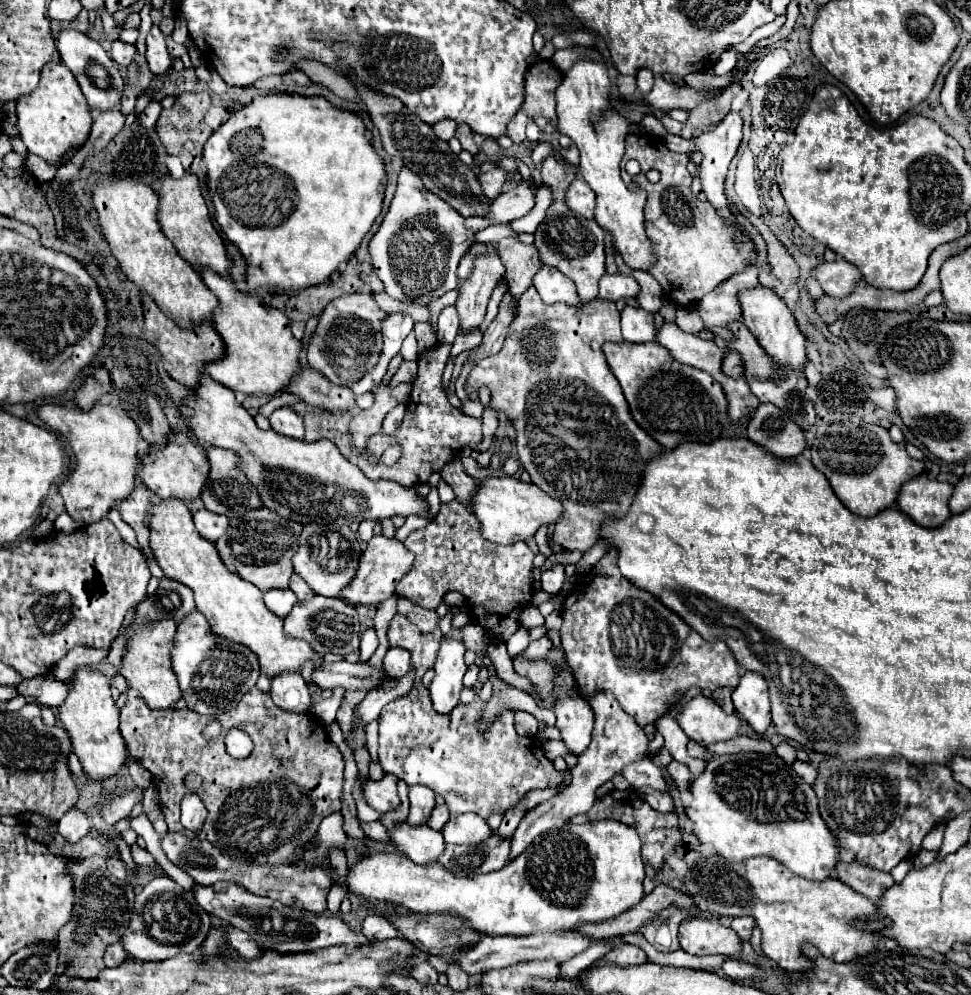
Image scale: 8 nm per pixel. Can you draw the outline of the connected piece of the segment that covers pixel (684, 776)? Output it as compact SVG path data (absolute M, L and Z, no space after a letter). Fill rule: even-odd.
M673 760L673 762L667 766L667 772L669 772L669 776L673 778L675 786L677 786L681 792L687 792L687 782L689 782L689 776L691 776L689 768L687 768L685 764Z

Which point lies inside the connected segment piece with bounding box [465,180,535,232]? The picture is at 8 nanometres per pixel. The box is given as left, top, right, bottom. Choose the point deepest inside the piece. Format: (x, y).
(517, 201)

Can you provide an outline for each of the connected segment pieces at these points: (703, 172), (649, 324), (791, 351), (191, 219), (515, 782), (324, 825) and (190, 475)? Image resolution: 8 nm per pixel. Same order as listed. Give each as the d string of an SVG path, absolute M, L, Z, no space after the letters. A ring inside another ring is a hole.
M729 112L725 116L725 120L721 124L717 124L715 128L711 130L705 130L701 132L699 136L695 138L681 138L681 136L671 136L667 134L665 136L665 144L669 150L673 152L681 152L681 154L691 154L691 152L701 152L703 154L703 160L699 164L699 178L701 178L701 184L703 184L703 192L707 194L707 200L713 204L713 208L719 212L719 216L723 218L725 224L731 224L733 222L733 214L729 210L729 204L727 204L727 196L725 196L725 178L727 178L727 170L729 170L729 164L739 148L739 142L741 142L741 114L735 114L735 112Z
M625 306L621 312L621 332L627 342L653 342L657 334L653 314L643 308Z
M757 284L755 288L747 288L741 290L739 296L739 306L741 306L741 316L743 316L743 324L757 336L757 340L761 342L763 350L777 362L781 364L791 364L797 368L803 368L805 360L807 360L807 340L805 336L799 332L793 314L787 310L785 302L771 290L765 288L761 284Z
M185 172L181 178L173 178L167 174L161 178L161 190L157 194L159 194L157 220L159 220L161 232L173 242L179 256L185 258L195 268L207 266L211 270L217 270L219 274L227 272L231 268L231 260L227 258L223 240L219 238L217 230L209 220L209 210L201 194L197 176L193 172Z
M397 614L391 620L389 626L390 647L405 648L411 654L411 668L417 672L415 682L411 688L411 694L395 698L387 706L383 706L379 716L379 762L387 774L395 774L405 784L425 784L435 794L441 794L445 798L445 804L451 812L451 816L459 816L463 812L479 814L481 818L487 818L491 812L505 814L511 810L531 788L553 788L553 764L541 756L537 760L537 754L531 752L531 748L523 748L523 736L519 736L513 728L513 712L505 712L499 722L491 726L487 734L479 734L475 724L481 708L485 706L479 702L479 698L471 704L459 704L451 710L451 714L437 714L431 706L429 692L421 684L423 672L433 668L433 658L437 656L437 646L441 644L441 630L435 628L433 632L421 634L421 630L409 622L407 616Z
M337 812L337 814L331 814L329 818L323 818L323 822L321 822L319 832L317 832L315 838L319 842L319 848L309 850L309 860L319 860L321 864L327 864L329 848L331 846L345 848L347 834L343 830L343 816Z
M169 432L165 448L147 448L139 452L137 478L151 488L161 500L165 498L183 498L187 502L199 498L201 486L205 486L205 474L209 474L209 462L205 462L205 450L199 442L189 438L183 432Z

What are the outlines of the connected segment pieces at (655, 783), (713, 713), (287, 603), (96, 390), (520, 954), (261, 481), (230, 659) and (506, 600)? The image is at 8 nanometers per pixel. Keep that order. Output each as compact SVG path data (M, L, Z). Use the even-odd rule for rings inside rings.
M645 758L645 760L639 760L639 762L633 762L629 766L625 766L619 774L623 774L629 784L633 788L641 788L641 786L651 786L659 792L667 792L667 784L661 776L661 768L657 768L651 758Z
M699 694L677 712L677 722L689 740L707 746L739 736L741 718L725 714L711 698Z
M287 588L287 590L269 590L265 592L265 606L277 614L279 618L285 618L293 604L297 602L297 596Z
M105 368L93 370L91 376L85 378L83 386L77 390L77 406L79 408L91 408L95 400L99 400L103 394L107 394L111 388L111 378Z
M529 934L523 938L515 938L515 936L485 936L481 938L481 942L469 950L463 956L435 956L435 954L427 954L427 962L437 970L437 974L445 974L447 966L451 962L457 962L457 966L467 972L469 976L473 974L483 974L491 968L503 968L503 966L513 966L515 962L525 962L525 960L535 960L535 958L557 958L561 962L577 956L579 952L583 952L587 946L591 944L591 940L579 936L579 934Z
M201 374L197 390L189 392L181 406L187 428L201 444L231 450L239 456L239 470L257 488L263 506L299 524L319 522L351 526L363 520L383 520L391 516L427 516L429 504L415 494L415 488L395 486L393 482L373 482L361 476L361 470L341 456L331 440L293 440L275 430L257 428L253 416L237 402L235 392L221 386L209 374Z
M197 610L177 622L177 634L171 650L171 666L179 680L179 688L183 692L187 708L197 714L211 716L233 710L241 696L255 686L261 674L257 654L253 654L247 646L239 642L213 634L209 630L209 624L205 622L205 616Z
M451 500L449 504L441 504L439 514L421 530L413 530L407 540L403 542L407 550L415 554L415 562L411 570L401 578L397 584L397 596L409 598L411 602L419 606L437 606L435 602L441 602L441 598L455 590L461 592L467 600L467 606L471 606L473 620L491 636L497 636L501 642L507 642L519 628L519 616L525 606L531 604L533 588L531 588L531 570L533 570L533 558L535 554L525 542L517 542L513 546L493 546L491 542L485 542L481 534L477 534L477 524L473 522L473 516L465 510L465 506L457 500Z

